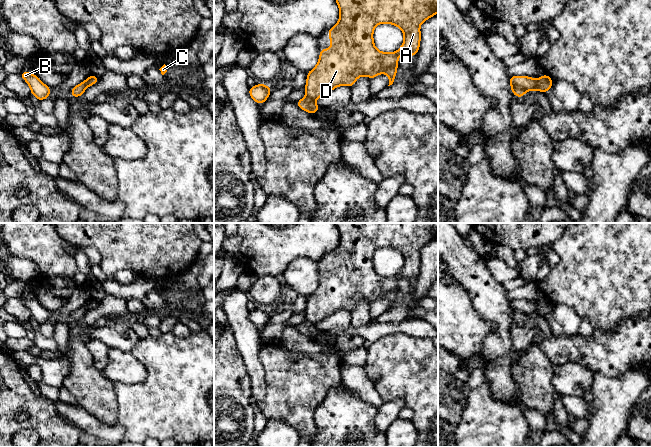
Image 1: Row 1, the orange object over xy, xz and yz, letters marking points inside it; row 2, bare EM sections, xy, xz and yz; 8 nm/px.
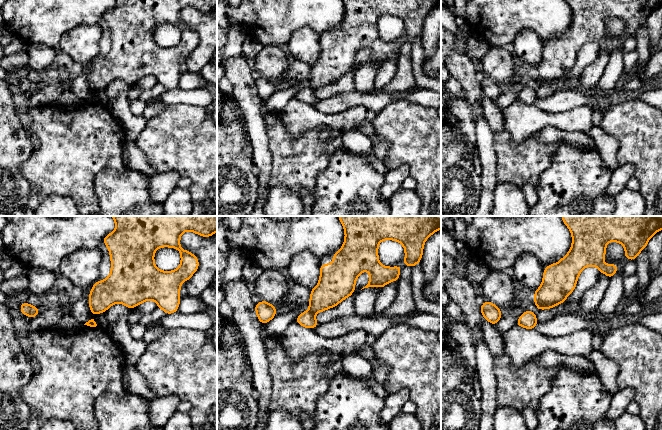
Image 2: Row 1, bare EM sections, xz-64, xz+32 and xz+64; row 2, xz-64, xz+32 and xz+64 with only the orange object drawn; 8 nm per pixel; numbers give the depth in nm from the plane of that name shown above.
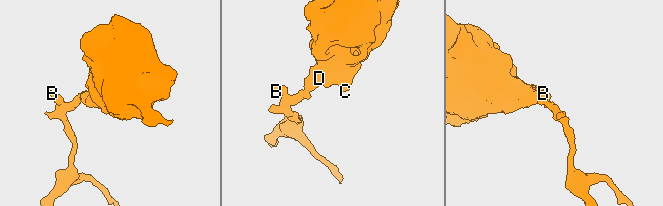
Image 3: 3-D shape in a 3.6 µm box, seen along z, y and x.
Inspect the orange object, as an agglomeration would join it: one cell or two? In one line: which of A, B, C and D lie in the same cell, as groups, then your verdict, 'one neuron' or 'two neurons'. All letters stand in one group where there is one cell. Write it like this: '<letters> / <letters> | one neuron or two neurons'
A C D / B | two neurons

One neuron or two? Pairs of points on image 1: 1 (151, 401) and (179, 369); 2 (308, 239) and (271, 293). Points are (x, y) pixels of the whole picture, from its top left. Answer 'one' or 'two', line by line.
1: one
2: two

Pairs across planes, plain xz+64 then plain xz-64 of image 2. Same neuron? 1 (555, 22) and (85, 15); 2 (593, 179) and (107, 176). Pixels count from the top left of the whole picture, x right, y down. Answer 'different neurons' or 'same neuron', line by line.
1: same neuron
2: same neuron

